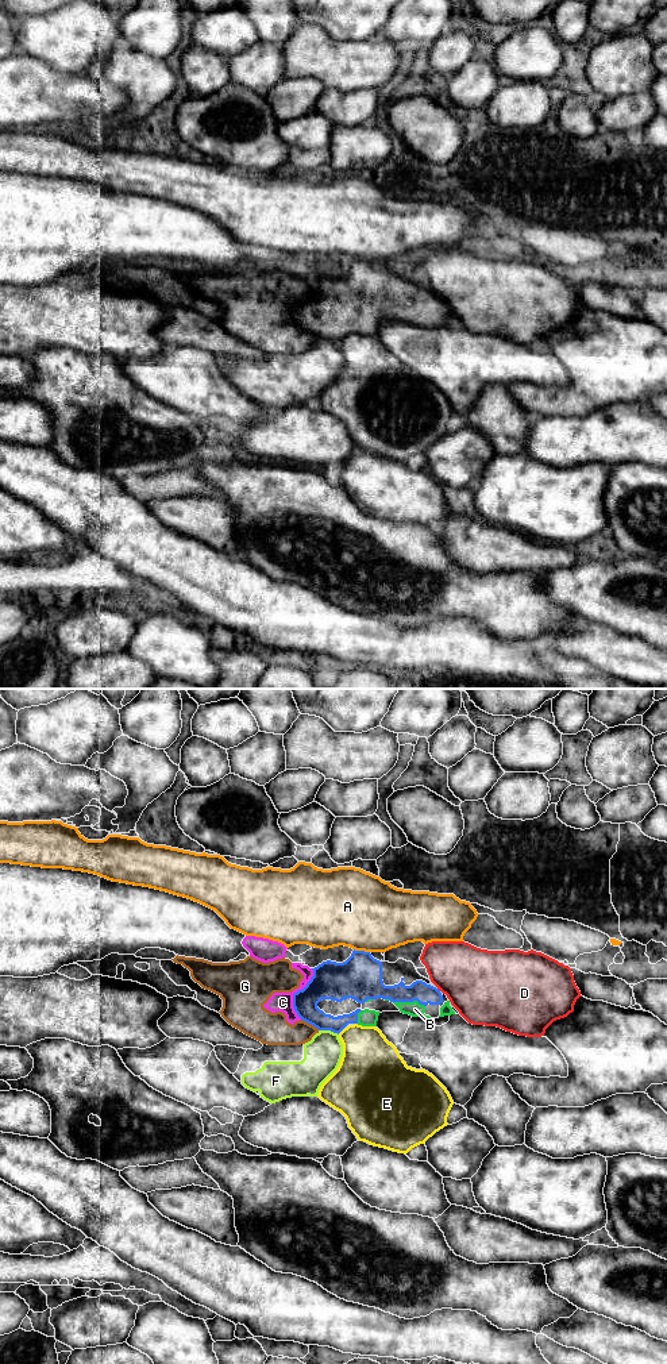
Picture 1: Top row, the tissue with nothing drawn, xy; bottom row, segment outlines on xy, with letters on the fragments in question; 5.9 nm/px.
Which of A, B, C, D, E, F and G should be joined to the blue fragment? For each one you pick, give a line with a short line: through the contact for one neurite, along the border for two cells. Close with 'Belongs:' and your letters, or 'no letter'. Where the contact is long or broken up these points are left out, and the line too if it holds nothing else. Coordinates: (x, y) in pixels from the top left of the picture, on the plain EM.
B: xy (370, 295), (400, 303), (409, 309), (415, 318)
Belongs: B

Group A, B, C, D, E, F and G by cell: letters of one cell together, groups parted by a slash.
A / B / C G / D / E / F

